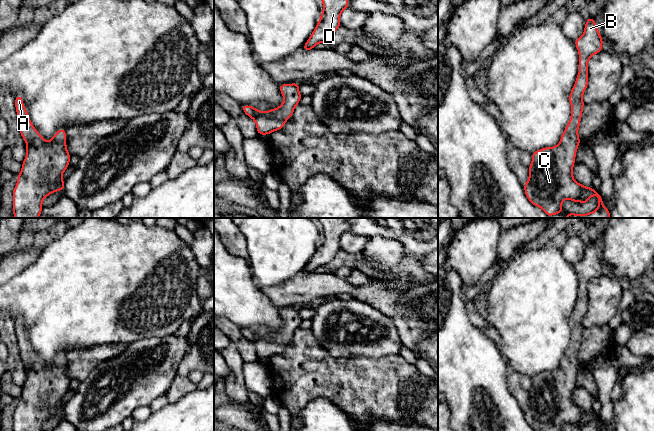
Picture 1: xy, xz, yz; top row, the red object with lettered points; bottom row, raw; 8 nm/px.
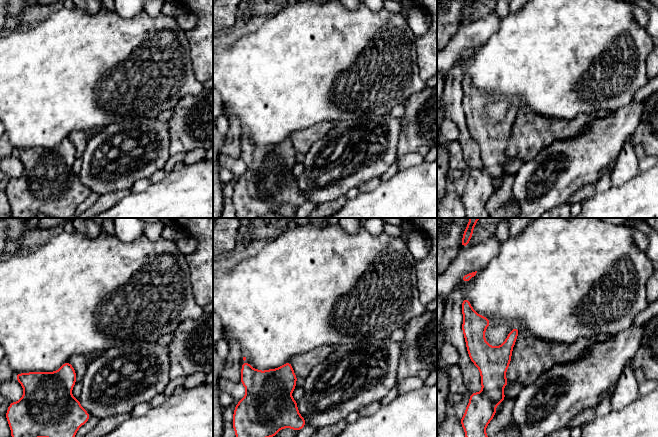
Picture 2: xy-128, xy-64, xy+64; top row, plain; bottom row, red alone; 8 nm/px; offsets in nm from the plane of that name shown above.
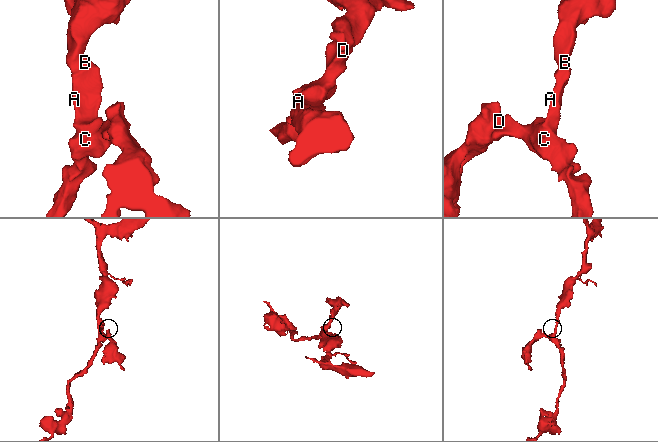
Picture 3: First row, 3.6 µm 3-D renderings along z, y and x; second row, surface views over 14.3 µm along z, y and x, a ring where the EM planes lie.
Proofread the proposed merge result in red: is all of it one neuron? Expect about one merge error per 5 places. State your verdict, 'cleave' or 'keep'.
keep

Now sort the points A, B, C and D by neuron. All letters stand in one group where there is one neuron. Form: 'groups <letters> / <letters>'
groups A B C D

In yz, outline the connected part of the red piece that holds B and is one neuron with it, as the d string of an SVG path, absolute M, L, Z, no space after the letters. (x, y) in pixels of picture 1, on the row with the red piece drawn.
M593 17L586 20L584 33L574 41L579 53L579 73L576 77L575 85L569 95L571 104L571 118L566 126L560 143L554 147L545 147L532 153L532 163L529 166L529 179L523 185L525 195L528 200L537 207L540 207L548 217L561 214L563 210L562 202L569 199L575 203L582 202L585 206L587 200L595 195L598 196L598 207L596 210L587 214L568 213L565 218L609 218L610 211L603 205L602 195L592 187L585 187L573 178L573 166L575 163L578 145L581 143L578 135L580 121L582 117L584 102L583 94L588 86L588 62L592 55L602 51L603 40L597 30L597 25Z

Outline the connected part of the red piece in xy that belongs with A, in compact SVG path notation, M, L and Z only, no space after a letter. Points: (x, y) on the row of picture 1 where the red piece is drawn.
M21 95L15 98L19 131L26 141L26 157L13 190L14 218L38 218L42 202L51 193L64 191L62 174L69 167L65 129L46 141L32 125Z

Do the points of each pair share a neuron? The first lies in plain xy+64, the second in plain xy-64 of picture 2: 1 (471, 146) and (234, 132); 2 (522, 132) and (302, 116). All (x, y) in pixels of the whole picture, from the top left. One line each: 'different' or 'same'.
1: same
2: different

